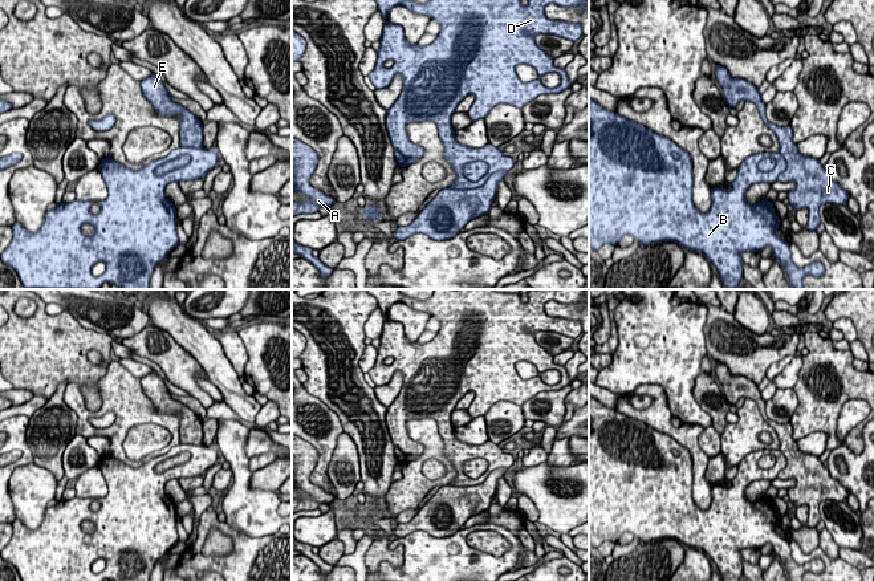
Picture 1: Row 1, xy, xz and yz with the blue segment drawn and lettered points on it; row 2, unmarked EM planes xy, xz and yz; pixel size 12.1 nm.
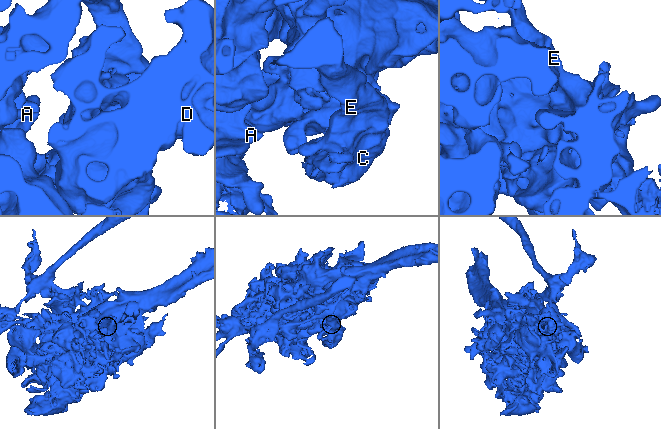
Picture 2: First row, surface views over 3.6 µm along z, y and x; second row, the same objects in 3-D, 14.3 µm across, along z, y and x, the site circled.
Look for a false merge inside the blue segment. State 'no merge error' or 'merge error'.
merge error

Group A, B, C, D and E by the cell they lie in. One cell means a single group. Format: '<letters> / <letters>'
A B D / C E

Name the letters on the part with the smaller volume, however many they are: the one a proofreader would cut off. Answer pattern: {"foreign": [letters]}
{"foreign": ["C", "E"]}

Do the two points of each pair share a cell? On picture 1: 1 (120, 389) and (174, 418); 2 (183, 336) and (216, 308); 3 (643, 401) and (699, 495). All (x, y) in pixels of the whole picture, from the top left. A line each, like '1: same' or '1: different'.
1: same
2: different
3: different

